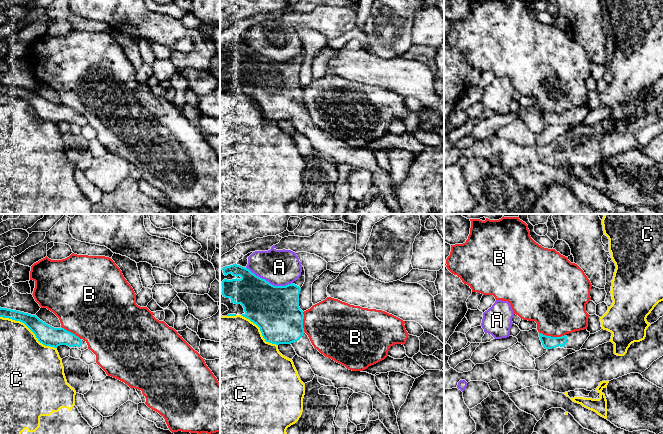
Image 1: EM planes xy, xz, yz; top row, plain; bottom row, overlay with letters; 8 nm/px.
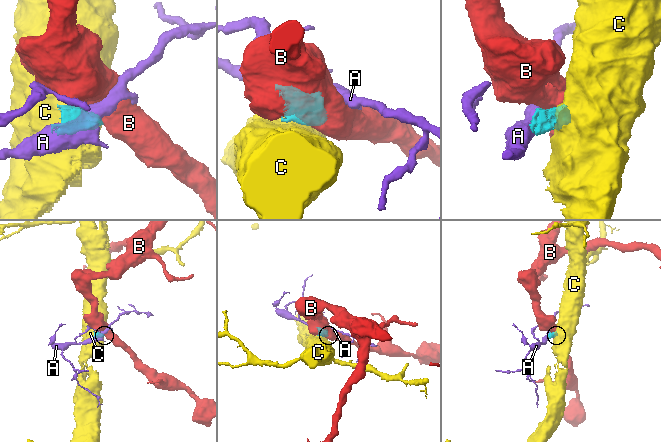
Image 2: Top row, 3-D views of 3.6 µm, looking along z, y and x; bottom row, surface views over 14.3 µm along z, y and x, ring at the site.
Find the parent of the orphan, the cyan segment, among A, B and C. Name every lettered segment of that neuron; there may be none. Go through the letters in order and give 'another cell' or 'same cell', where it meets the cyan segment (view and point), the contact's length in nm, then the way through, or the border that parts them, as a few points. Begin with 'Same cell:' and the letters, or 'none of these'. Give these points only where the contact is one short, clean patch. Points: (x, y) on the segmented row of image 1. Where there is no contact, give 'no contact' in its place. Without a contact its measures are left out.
Same cell: none of these
A: another cell; meets cyan in xz at (268, 282); contact 400 nm long
B: another cell; meets cyan in yz at (552, 337); contact 220 nm long; border along yz (539, 332), (551, 336), (565, 335)
C: another cell; meets cyan in xy at (29, 328); contact 500 nm long

